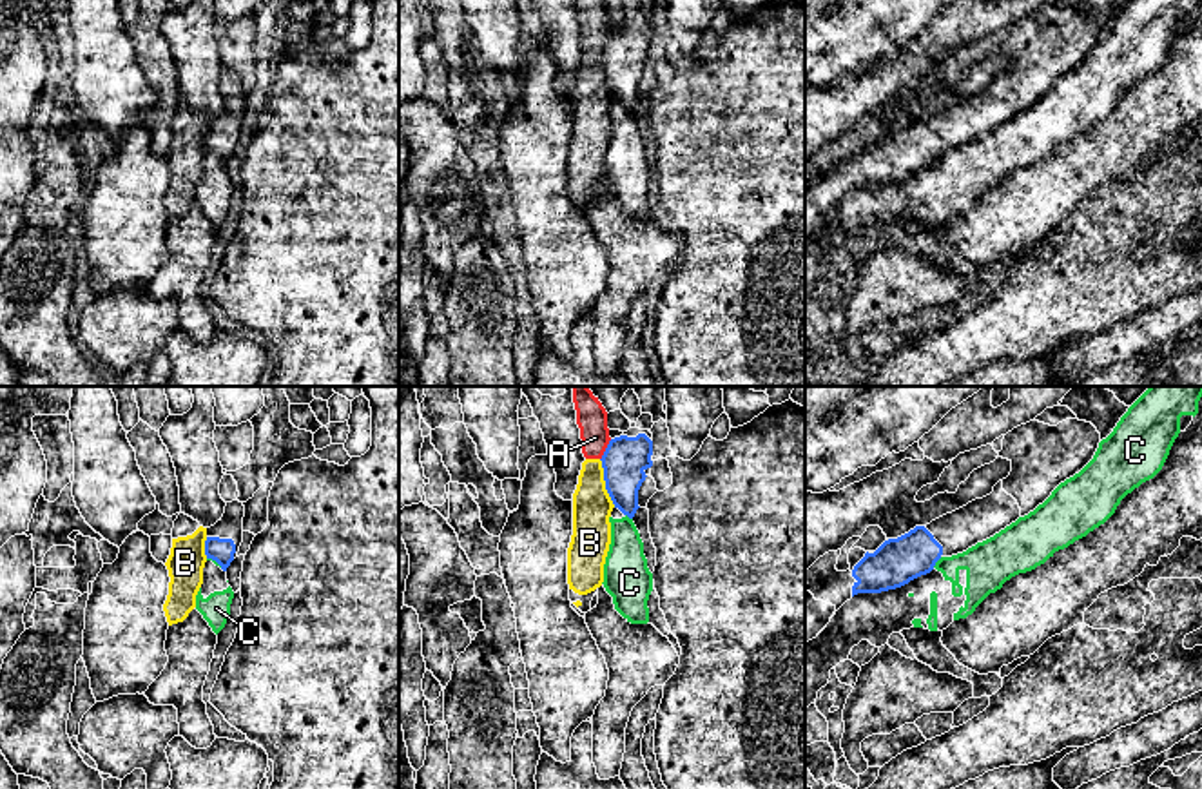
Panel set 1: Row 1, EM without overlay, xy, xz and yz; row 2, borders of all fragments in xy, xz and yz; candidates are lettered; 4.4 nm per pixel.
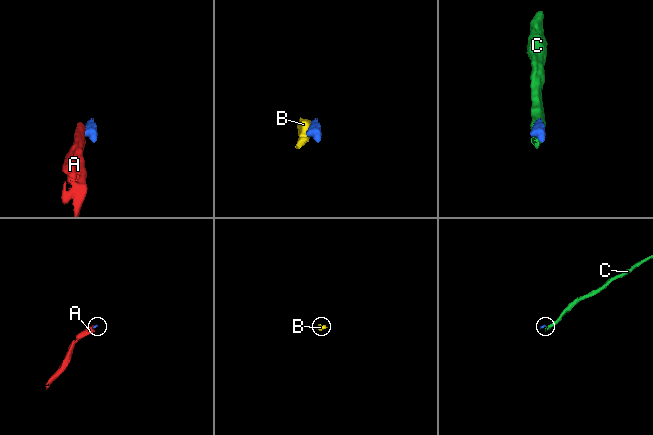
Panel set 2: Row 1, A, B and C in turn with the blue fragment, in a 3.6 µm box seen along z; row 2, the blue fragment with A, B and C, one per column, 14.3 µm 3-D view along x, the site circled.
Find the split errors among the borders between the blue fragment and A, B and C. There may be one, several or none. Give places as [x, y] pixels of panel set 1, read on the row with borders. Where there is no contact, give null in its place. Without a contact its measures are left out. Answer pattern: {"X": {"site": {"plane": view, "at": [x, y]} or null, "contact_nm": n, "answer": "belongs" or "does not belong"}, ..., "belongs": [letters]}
{"A": {"site": {"plane": "xz", "at": [606, 450]}, "contact_nm": 110, "answer": "does not belong"}, "B": {"site": {"plane": "xz", "at": [606, 483]}, "contact_nm": 220, "answer": "does not belong"}, "C": {"site": {"plane": "yz", "at": [936, 561]}, "contact_nm": 60, "answer": "does not belong"}, "belongs": []}

